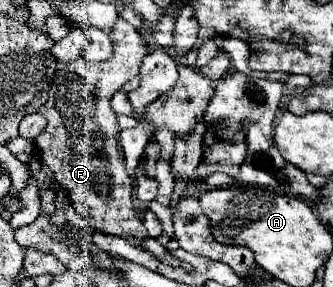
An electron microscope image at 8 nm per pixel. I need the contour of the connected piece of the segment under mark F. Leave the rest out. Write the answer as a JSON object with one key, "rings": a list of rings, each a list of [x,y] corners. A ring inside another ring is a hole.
{"rings":[[[118,20],[114,26],[112,42],[114,56],[110,60],[86,62],[80,56],[56,70],[48,100],[38,108],[48,124],[38,134],[36,148],[86,224],[120,236],[138,248],[138,238],[148,238],[148,232],[132,204],[132,178],[124,170],[124,154],[118,138],[120,128],[110,108],[110,98],[126,82],[136,78],[142,58],[148,54],[148,44],[126,20]]]}

